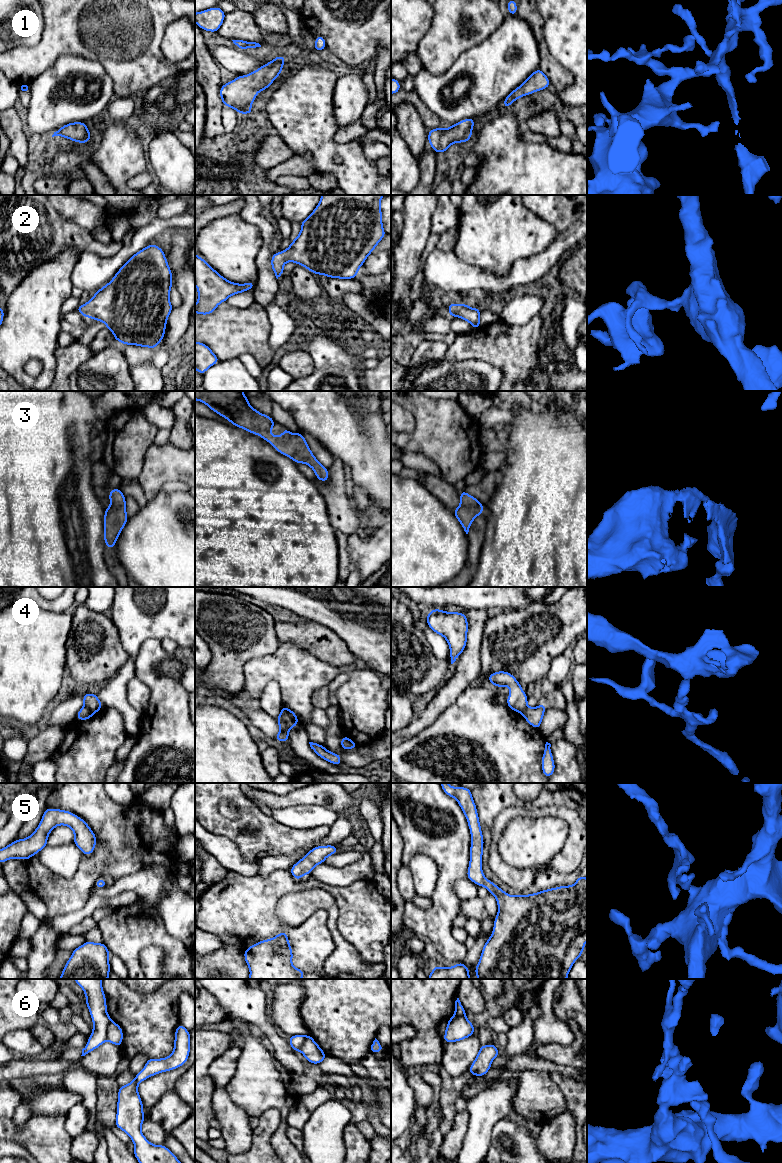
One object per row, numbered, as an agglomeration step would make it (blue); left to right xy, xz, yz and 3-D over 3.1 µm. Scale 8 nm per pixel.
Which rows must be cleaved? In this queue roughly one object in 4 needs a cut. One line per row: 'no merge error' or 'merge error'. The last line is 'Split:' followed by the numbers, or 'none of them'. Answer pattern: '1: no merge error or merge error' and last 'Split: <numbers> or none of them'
1: no merge error
2: no merge error
3: no merge error
4: merge error
5: no merge error
6: merge error
Split: 4, 6

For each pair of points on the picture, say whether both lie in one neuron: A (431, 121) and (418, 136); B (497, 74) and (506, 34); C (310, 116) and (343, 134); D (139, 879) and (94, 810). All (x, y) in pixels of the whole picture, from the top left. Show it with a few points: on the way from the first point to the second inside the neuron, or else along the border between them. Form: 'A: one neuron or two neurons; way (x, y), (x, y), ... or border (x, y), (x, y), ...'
A: two neurons; border (413, 107), (428, 130)
B: one neuron; way (500, 64), (506, 52), (506, 44)
C: two neurons; border (333, 135), (339, 143), (357, 138)
D: two neurons; border (157, 864), (144, 866), (114, 881)

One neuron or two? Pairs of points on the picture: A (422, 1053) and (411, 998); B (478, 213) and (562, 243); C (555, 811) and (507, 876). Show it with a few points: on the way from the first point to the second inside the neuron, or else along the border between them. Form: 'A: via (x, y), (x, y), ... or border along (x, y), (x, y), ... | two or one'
A: via (422, 1039), (422, 1012) | one
B: border along (559, 232), (541, 252), (534, 254) | two
C: via (528, 811), (513, 811), (498, 826), (494, 849) | one

